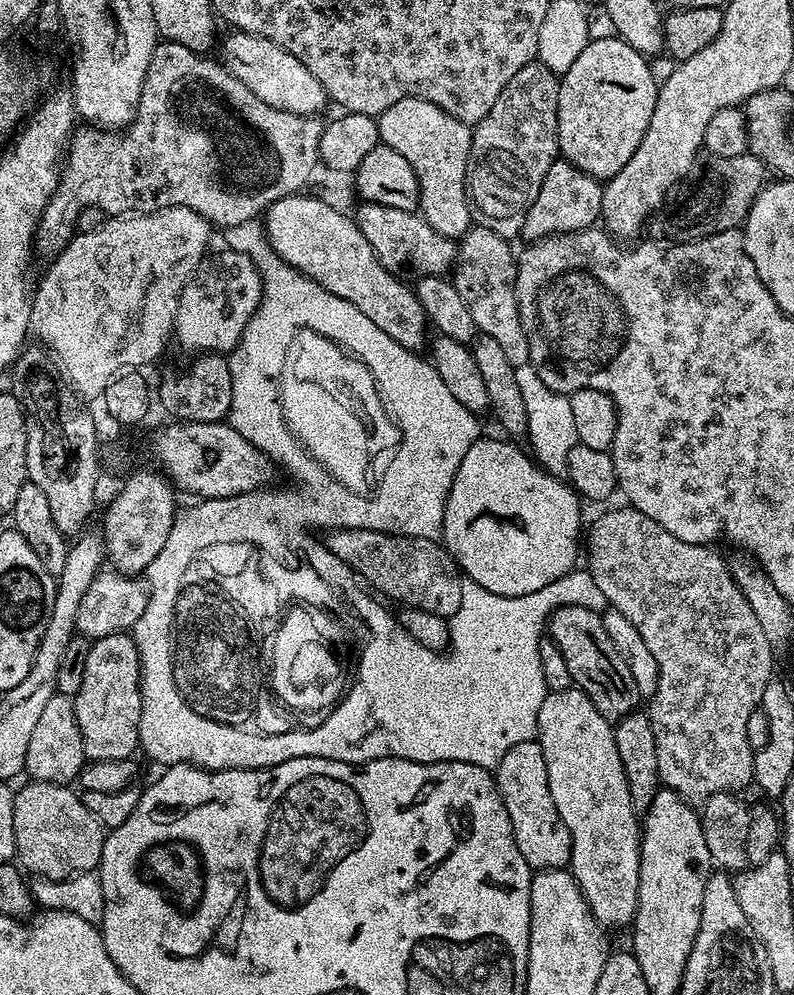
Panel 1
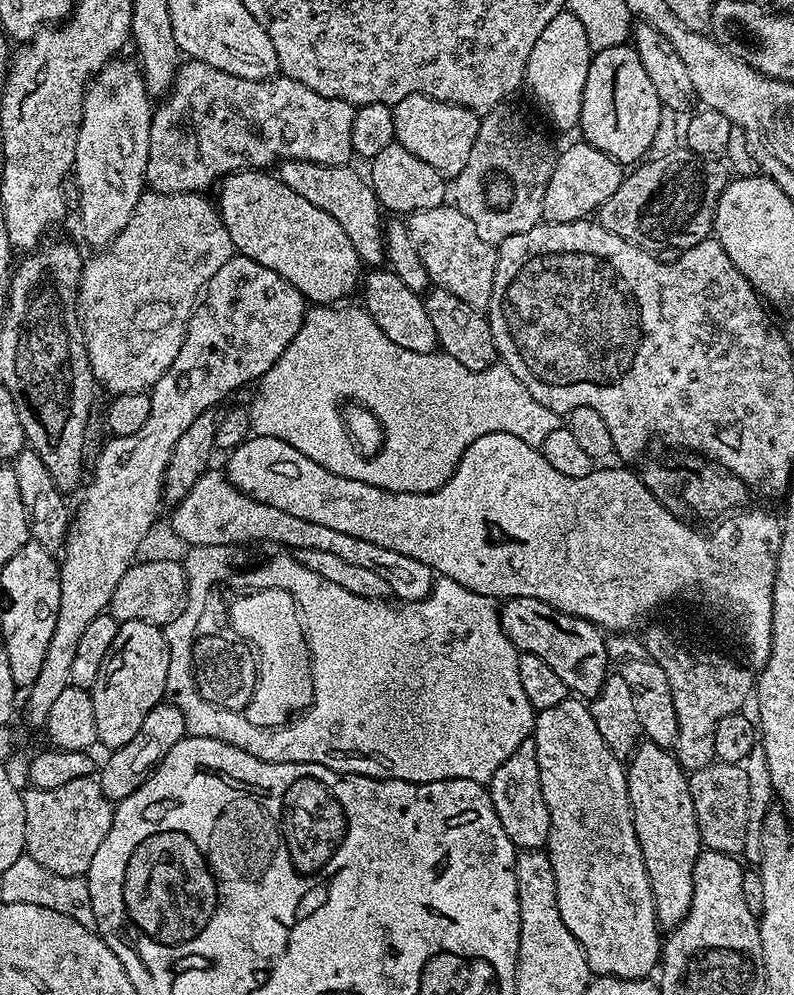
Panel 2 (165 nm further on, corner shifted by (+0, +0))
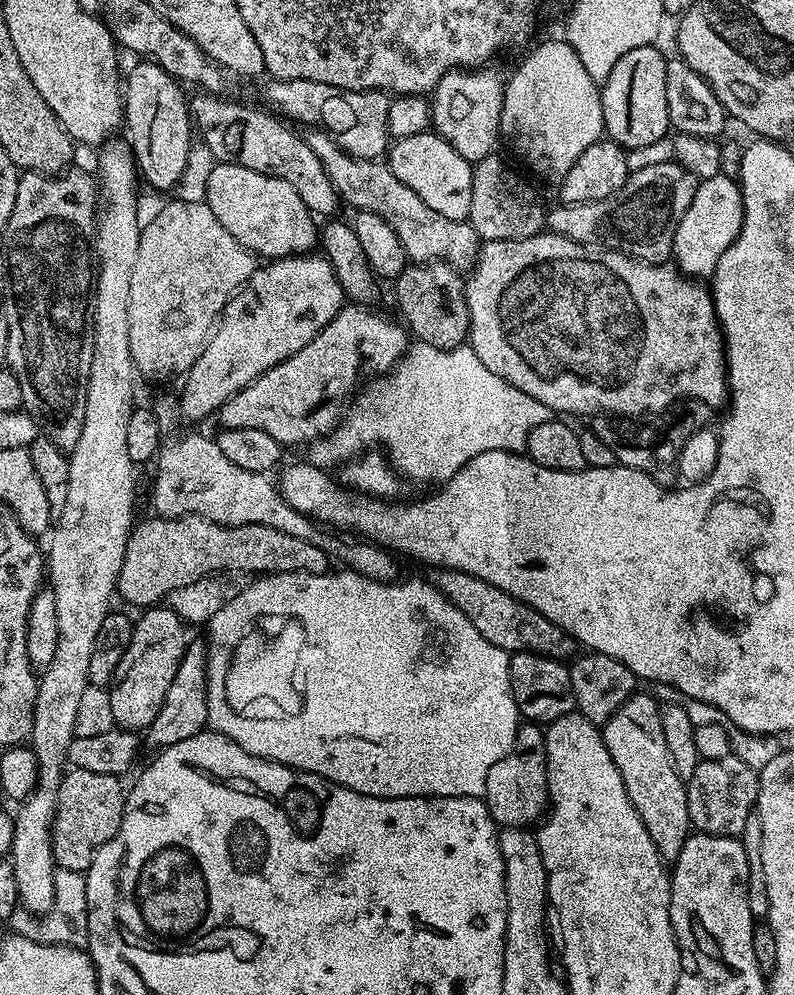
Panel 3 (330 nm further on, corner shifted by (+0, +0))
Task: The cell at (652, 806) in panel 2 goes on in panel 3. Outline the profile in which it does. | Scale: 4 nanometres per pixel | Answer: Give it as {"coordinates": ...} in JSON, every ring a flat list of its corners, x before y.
{"coordinates":[[643,690,637,691,614,710,612,717,602,725,602,731,606,750,610,750,610,758,614,758,618,774,622,774,626,794,630,794,630,802,634,802,634,810,638,810,646,834,654,838,661,860,675,862,693,826,688,809,688,789,678,770,674,770,670,750,666,750,660,710,661,705,656,704,654,697,647,696]]}

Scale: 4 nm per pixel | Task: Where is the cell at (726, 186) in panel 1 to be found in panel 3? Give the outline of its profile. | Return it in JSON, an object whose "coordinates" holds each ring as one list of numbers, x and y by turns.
{"coordinates":[[672,160,658,166,638,168,629,175,622,190,618,190,610,198,602,198,598,202,557,203,557,208,547,213,546,228,549,232,556,232,579,244,610,248,632,256,635,260,642,260,645,264,663,264,672,256,674,234,678,230,678,224,682,222,682,216,686,214,686,210,690,210,690,202,694,202,697,183,697,176]]}

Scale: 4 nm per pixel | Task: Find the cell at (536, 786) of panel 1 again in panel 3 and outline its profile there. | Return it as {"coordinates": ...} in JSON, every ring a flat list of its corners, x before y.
{"coordinates":[[531,722,521,723,520,729,514,734,514,746,510,746,510,754,506,754,502,762,494,762,494,766,490,766,490,774,486,774,486,790,482,799,487,804,492,819,504,828,528,828,545,815,550,801,546,742,544,728,541,725]]}

